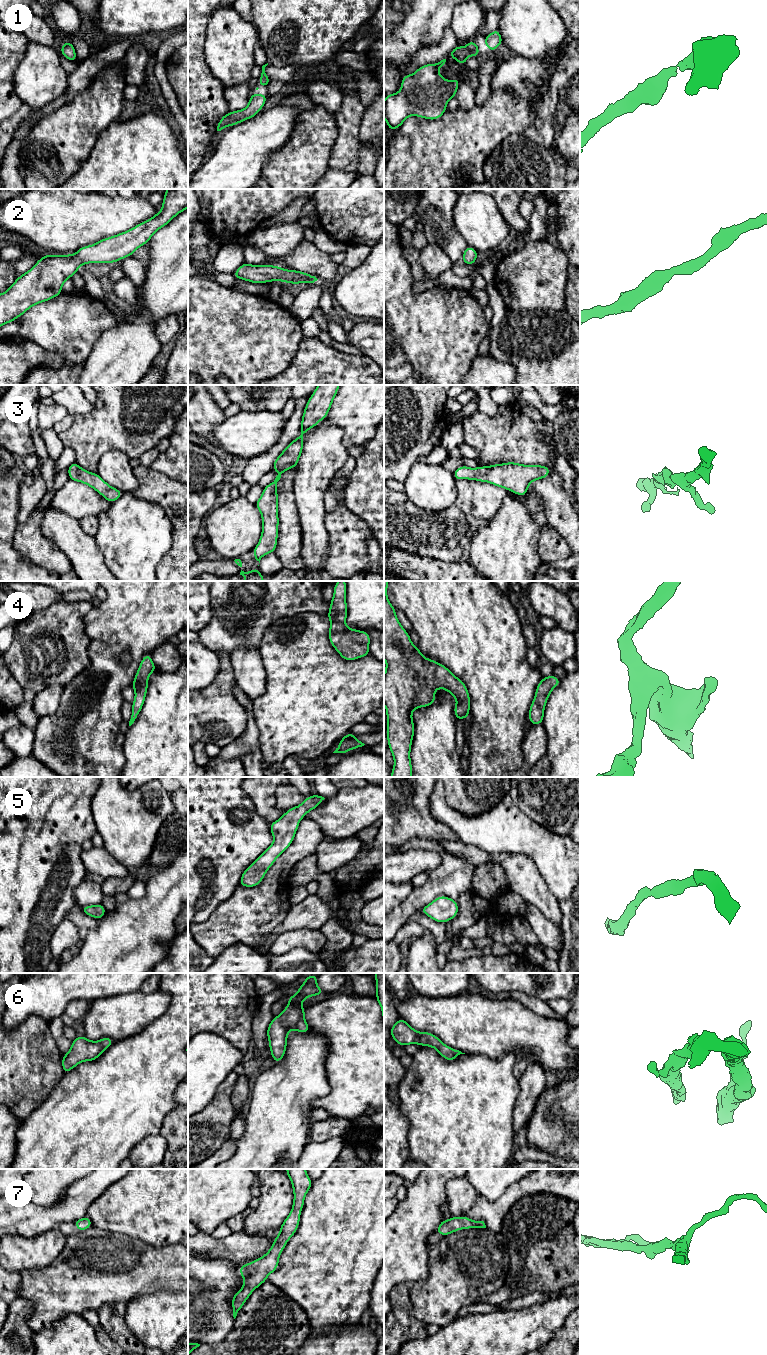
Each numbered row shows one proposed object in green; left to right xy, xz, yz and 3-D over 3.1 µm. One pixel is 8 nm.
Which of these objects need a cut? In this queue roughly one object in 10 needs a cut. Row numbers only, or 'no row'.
no row

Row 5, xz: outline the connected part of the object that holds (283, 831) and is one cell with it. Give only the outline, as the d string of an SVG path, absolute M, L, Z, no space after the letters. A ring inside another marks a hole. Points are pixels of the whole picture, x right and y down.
M315 794L304 799L301 805L292 807L283 816L270 823L270 831L274 837L273 843L242 873L239 885L244 887L255 887L261 883L266 872L275 860L294 841L300 820L306 814L319 807L325 798Z

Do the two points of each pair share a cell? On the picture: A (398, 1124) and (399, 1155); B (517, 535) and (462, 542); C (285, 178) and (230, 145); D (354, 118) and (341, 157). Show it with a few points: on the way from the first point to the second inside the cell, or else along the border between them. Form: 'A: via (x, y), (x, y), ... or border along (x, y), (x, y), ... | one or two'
A: via (398, 1132), (398, 1147) | one
B: border along (473, 536), (470, 542), (470, 558), (468, 561) | two
C: border along (279, 148), (270, 155), (261, 176) | two
D: via (348, 128), (346, 147) | one

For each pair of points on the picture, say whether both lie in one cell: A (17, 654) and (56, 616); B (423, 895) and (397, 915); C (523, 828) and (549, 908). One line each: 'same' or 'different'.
A: same
B: same
C: different

